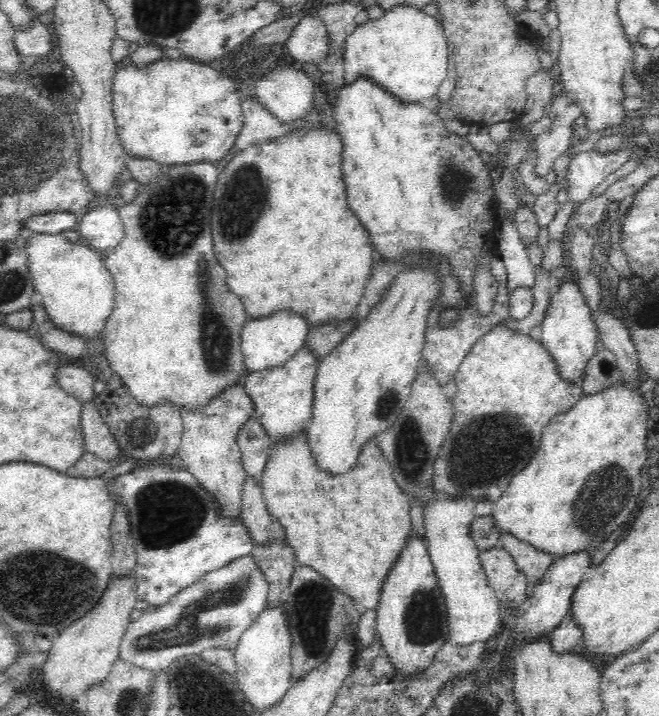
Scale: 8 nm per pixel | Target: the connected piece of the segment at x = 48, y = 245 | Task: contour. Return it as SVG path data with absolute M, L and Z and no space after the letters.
M40 233L26 240L23 252L33 287L42 295L41 306L50 321L86 339L102 339L102 327L115 307L115 286L101 254L81 242L72 243L64 236Z

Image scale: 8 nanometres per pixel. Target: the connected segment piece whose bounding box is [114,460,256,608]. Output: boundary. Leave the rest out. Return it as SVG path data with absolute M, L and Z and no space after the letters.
M178 460L146 463L140 468L117 477L114 491L122 497L128 507L128 519L132 527L132 538L137 559L134 575L138 600L146 600L151 608L168 602L186 585L196 582L208 571L224 566L227 562L250 555L256 543L250 527L241 515L224 515L216 495L204 489L197 478Z

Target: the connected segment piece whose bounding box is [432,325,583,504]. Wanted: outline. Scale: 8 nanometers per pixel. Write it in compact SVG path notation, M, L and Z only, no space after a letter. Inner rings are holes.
M505 325L492 326L482 335L482 338L464 356L454 377L456 393L453 397L452 426L449 428L450 432L448 432L448 436L445 436L440 454L438 454L433 464L433 490L436 492L445 492L450 495L470 494L476 499L476 502L488 500L494 504L502 496L502 493L507 490L511 478L515 474L518 474L530 462L530 458L534 456L536 448L540 446L542 430L548 424L549 420L555 414L563 413L571 406L574 406L575 402L578 402L578 399L583 395L582 385L578 381L570 381L570 379L566 379L562 377L562 374L558 373L558 366L556 366L554 357L550 355L550 352L540 341L536 342L536 340L532 340L530 334L520 334L520 332L516 332L516 330L512 330L512 328L508 328Z

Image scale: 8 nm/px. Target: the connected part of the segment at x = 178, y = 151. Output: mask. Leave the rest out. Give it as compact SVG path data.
M162 57L157 61L136 65L134 61L127 60L116 66L114 74L111 76L111 105L112 114L116 123L116 130L125 153L132 153L146 159L152 159L158 164L174 164L174 162L194 162L206 159L214 162L220 160L232 148L238 133L243 125L243 114L240 106L240 93L236 89L234 82L226 77L224 72L212 66L208 62L194 61L190 58L180 57L178 60Z

